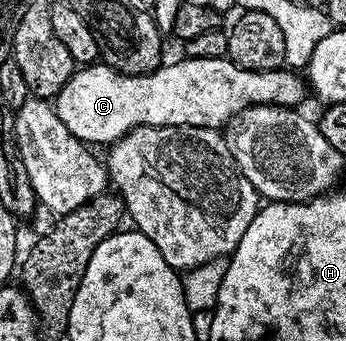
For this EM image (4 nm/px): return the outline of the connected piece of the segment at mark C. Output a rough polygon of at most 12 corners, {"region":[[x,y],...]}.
{"region":[[227,58],[144,76],[81,67],[54,98],[66,130],[223,129],[256,104],[296,108],[306,80]]}

